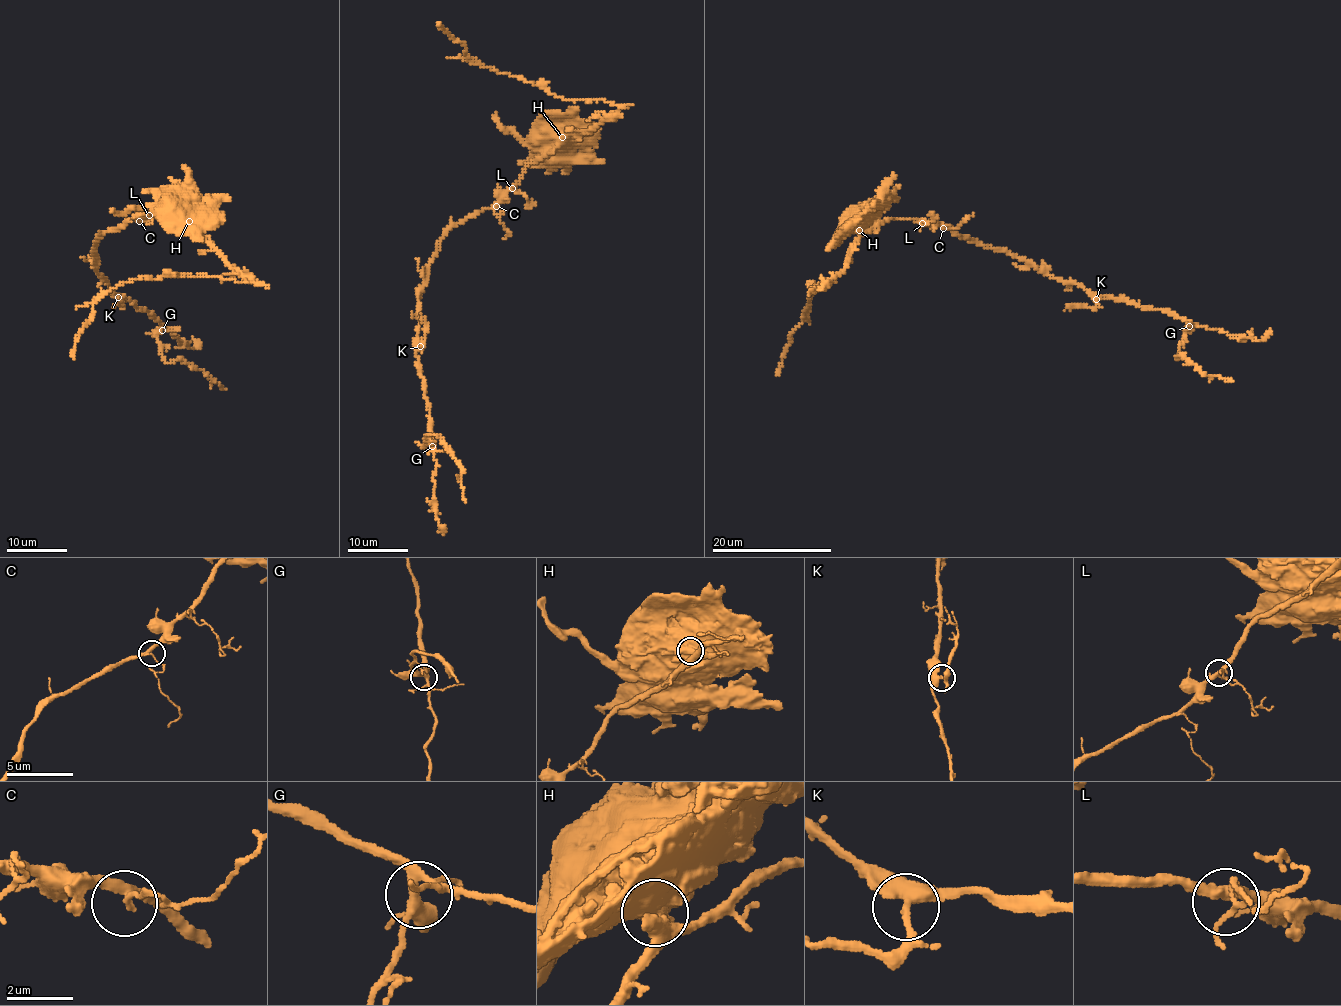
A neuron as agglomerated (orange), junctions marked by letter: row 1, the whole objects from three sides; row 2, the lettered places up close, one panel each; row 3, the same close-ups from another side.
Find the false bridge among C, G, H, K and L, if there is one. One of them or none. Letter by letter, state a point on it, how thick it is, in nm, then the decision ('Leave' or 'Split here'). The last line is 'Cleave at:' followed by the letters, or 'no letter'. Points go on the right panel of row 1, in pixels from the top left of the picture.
C: Place: (943, 228). Thickness 120 nm. Leave
G: Place: (1189, 326). Thickness 280 nm. Leave
H: Place: (859, 230). Thickness 700 nm. Split here
K: Place: (1096, 299). Thickness 280 nm. Leave
L: Place: (922, 223). Thickness 280 nm. Leave
Cleave at: H

